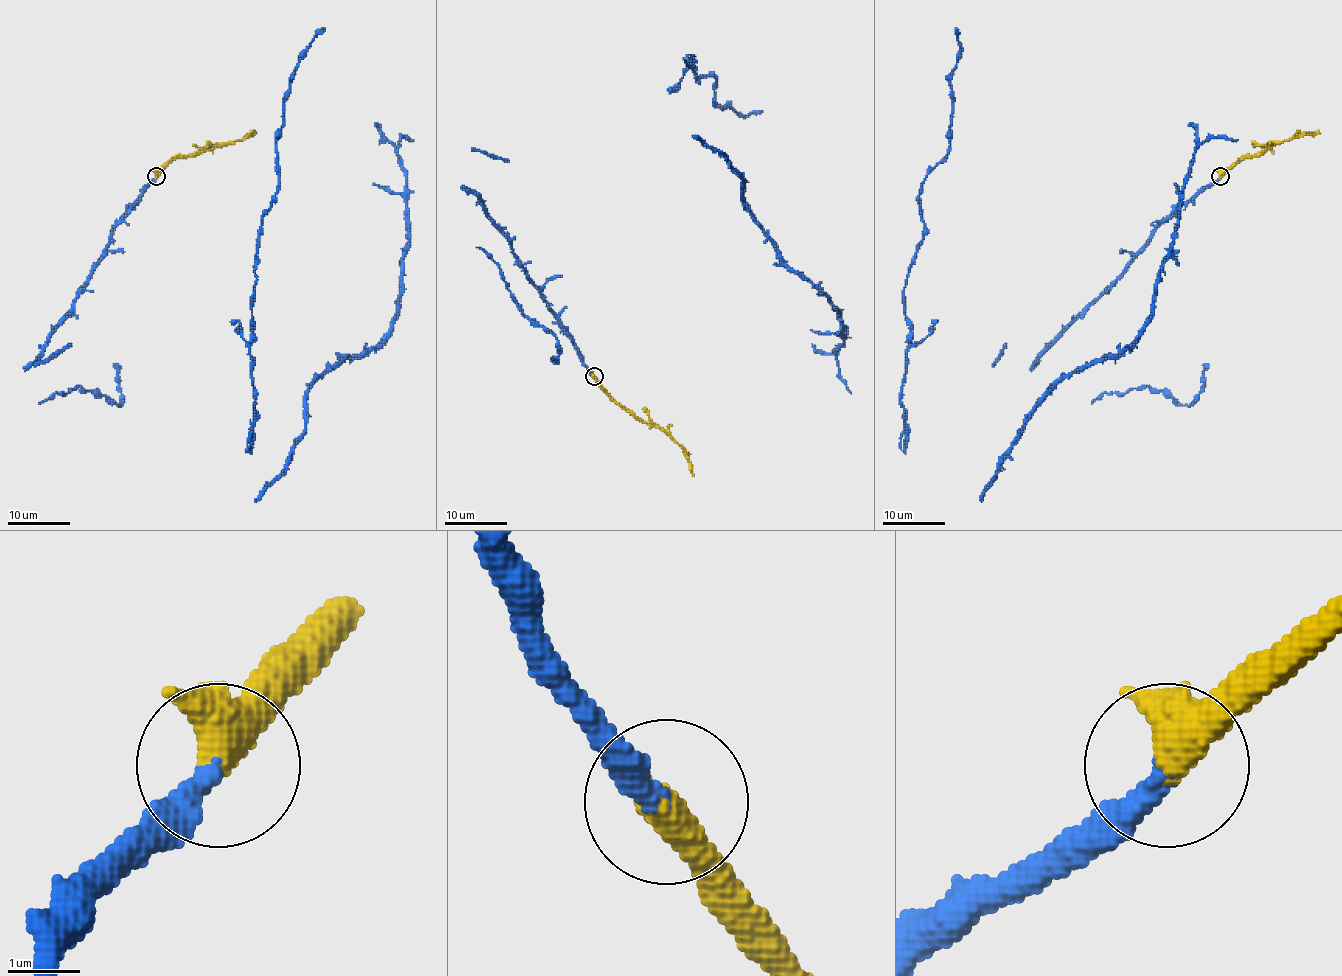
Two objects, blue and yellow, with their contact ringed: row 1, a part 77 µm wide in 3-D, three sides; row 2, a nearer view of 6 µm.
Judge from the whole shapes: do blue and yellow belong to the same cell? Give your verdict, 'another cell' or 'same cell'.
same cell

